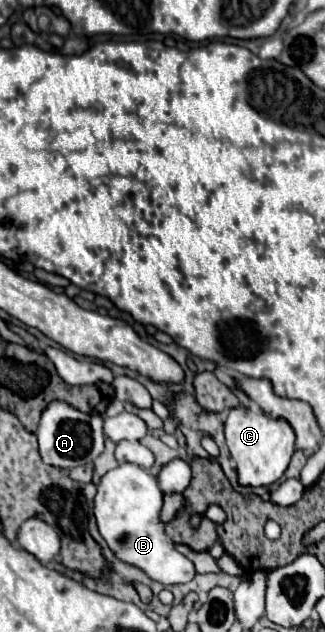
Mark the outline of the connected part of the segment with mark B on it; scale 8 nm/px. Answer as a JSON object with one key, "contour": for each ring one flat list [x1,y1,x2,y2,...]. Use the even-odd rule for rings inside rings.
{"contour":[[121,464,109,470,97,484,95,518,109,550,121,562,143,570,151,580,157,580,163,586,183,584,193,580,195,568,193,562,175,548,169,534,165,534,165,524,159,518,161,506,163,492,157,486,157,480,135,464]]}

